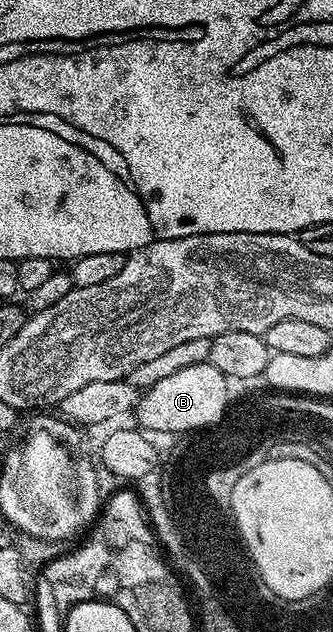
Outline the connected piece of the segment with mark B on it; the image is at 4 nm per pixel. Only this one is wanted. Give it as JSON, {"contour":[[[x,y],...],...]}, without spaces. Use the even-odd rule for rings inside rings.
{"contour":[[[211,363],[198,364],[197,366],[185,366],[185,370],[177,370],[177,374],[169,374],[169,378],[161,378],[157,386],[146,389],[140,395],[137,405],[137,421],[140,429],[148,433],[155,432],[191,432],[194,428],[203,428],[206,424],[215,424],[227,412],[227,384],[228,377],[217,370],[217,366]]]}

